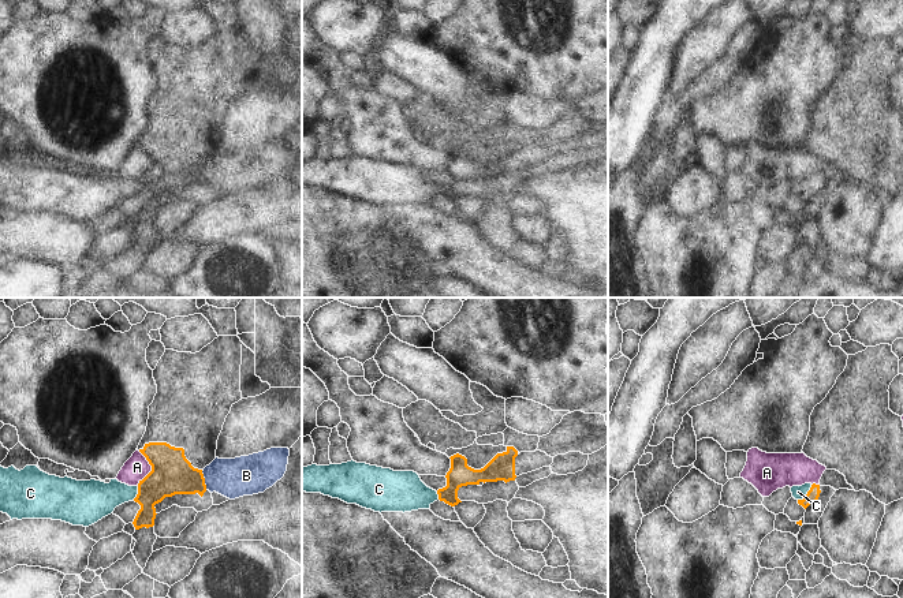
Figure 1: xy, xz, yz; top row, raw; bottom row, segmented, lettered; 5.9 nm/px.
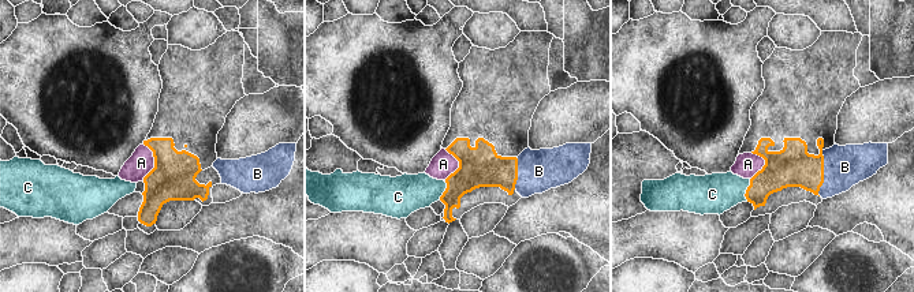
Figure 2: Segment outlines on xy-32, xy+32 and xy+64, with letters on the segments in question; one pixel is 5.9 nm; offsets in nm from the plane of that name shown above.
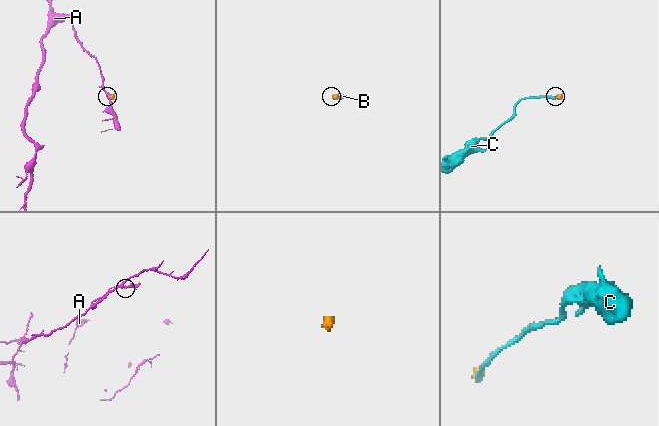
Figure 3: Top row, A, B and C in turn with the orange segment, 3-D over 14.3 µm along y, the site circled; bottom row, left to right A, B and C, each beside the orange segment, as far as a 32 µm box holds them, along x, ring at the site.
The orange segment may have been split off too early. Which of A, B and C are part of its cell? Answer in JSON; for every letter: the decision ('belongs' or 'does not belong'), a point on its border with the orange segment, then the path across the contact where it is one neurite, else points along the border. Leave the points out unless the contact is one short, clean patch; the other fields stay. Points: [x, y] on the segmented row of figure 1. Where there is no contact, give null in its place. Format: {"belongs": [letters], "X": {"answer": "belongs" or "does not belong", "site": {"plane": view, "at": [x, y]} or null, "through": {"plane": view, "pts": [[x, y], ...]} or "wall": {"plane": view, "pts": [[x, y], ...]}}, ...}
{"belongs": ["B", "C"], "A": {"answer": "does not belong", "site": {"plane": "xy", "at": [152, 468]}}, "B": {"answer": "belongs", "site": {"plane": "xy", "at": [204, 481]}}, "C": {"answer": "belongs", "site": {"plane": "yz", "at": [806, 494]}, "through": {"plane": "yz", "pts": [[813, 494], [806, 494], [798, 492]]}}}

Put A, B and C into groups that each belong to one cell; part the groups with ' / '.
A / B C

